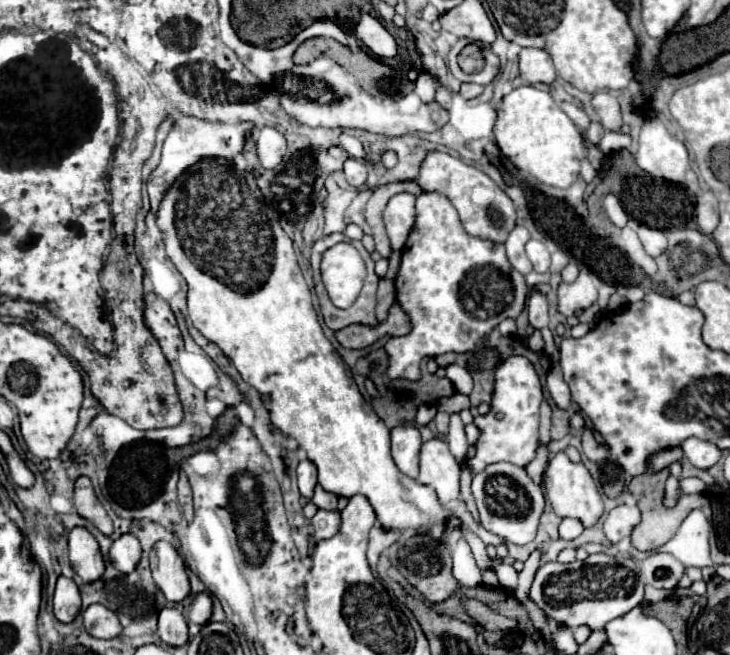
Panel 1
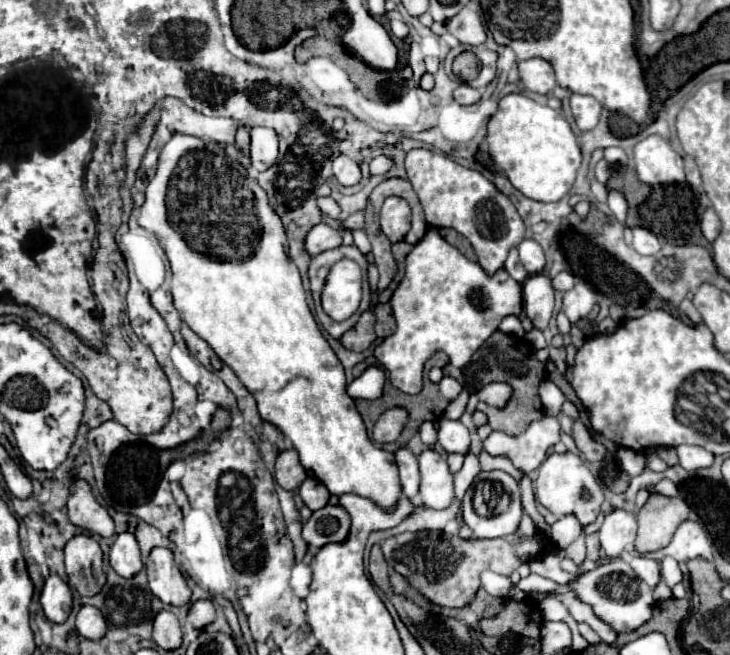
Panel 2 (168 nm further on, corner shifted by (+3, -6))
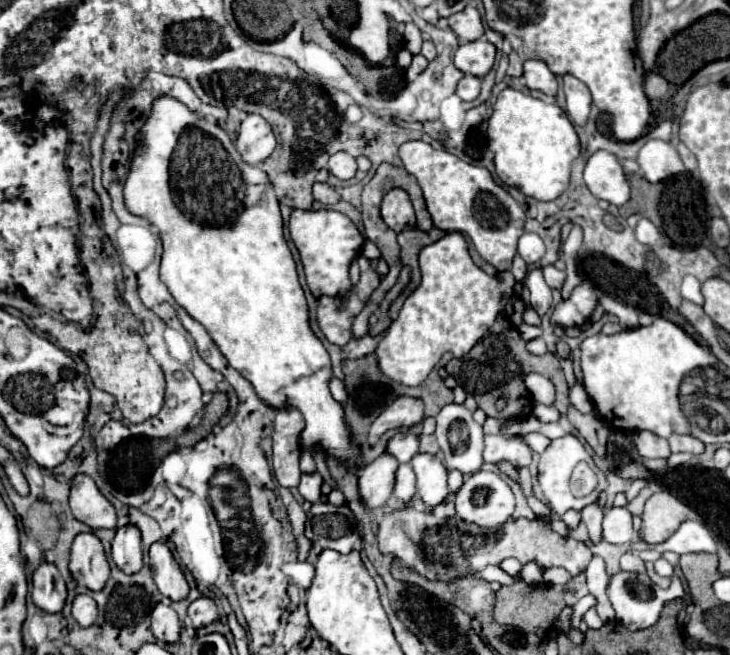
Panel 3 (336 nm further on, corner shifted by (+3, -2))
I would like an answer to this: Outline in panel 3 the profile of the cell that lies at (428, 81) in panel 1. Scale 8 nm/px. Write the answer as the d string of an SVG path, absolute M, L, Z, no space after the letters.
M407 22L405 24L405 40L407 40L407 48L409 48L409 52L411 54L419 54L419 50L421 50L421 42L423 42L423 38L421 38L421 30L413 24L413 22Z

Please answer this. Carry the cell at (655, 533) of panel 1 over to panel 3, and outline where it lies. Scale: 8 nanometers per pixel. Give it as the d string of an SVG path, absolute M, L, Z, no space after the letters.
M661 490L645 502L643 540L649 544L665 542L691 516L693 512L689 506L677 500L671 492Z

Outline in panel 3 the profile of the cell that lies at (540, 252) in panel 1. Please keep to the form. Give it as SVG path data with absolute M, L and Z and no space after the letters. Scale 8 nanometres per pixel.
M525 232L521 238L519 238L519 246L517 246L517 254L527 262L527 264L537 264L543 254L545 254L545 244L543 240L533 234L533 232Z

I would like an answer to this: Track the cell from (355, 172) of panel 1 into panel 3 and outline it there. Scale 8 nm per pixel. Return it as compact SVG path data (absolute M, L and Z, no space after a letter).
M337 152L337 154L333 154L331 158L329 158L329 172L331 174L335 174L337 178L341 178L341 180L349 180L349 178L353 178L355 176L355 172L357 172L357 164L355 164L355 158L351 156L351 154L347 154L347 152Z

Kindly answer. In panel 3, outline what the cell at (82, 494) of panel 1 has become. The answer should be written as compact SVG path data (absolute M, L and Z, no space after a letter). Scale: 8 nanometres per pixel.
M77 474L71 480L71 512L77 520L85 522L93 530L115 528L117 514L113 504L99 492L91 476Z

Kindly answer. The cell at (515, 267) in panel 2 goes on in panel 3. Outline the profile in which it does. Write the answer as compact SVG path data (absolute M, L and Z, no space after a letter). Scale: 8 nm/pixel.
M515 256L515 258L513 258L511 274L515 276L515 280L517 280L517 282L521 282L521 280L527 276L527 264L523 262L523 258L519 258L519 256Z

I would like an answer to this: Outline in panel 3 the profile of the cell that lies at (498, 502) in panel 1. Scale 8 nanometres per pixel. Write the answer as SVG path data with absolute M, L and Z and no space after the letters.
M495 472L471 474L455 496L457 516L477 526L501 526L515 510L515 498L507 482Z

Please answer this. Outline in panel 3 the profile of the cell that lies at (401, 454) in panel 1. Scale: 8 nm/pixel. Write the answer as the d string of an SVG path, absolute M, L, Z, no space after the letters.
M401 464L397 468L397 478L395 478L395 488L393 488L393 496L409 502L411 496L415 494L415 474L411 470L409 464Z

